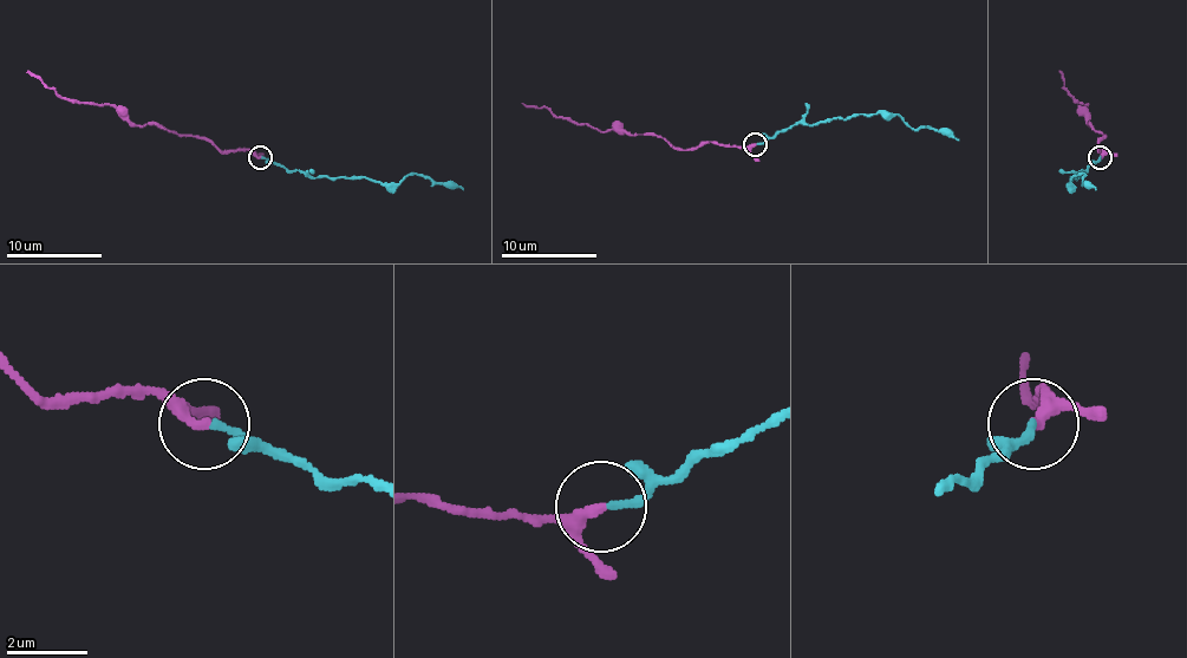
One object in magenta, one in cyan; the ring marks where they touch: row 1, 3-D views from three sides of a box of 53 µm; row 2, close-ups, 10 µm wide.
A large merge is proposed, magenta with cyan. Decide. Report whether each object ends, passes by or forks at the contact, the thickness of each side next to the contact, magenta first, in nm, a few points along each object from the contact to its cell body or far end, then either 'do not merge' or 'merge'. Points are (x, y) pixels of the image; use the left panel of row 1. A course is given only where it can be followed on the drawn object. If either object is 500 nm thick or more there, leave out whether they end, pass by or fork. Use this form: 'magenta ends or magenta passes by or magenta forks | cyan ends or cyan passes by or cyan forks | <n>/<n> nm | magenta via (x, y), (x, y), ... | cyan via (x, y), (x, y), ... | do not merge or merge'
magenta passes by | cyan ends | 220/190 nm | magenta via (260, 157), (131, 124), (111, 105), (62, 98), (26, 71) | cyan via (260, 157), (304, 174), (399, 184), (409, 174), (423, 174), (463, 189) | do not merge

